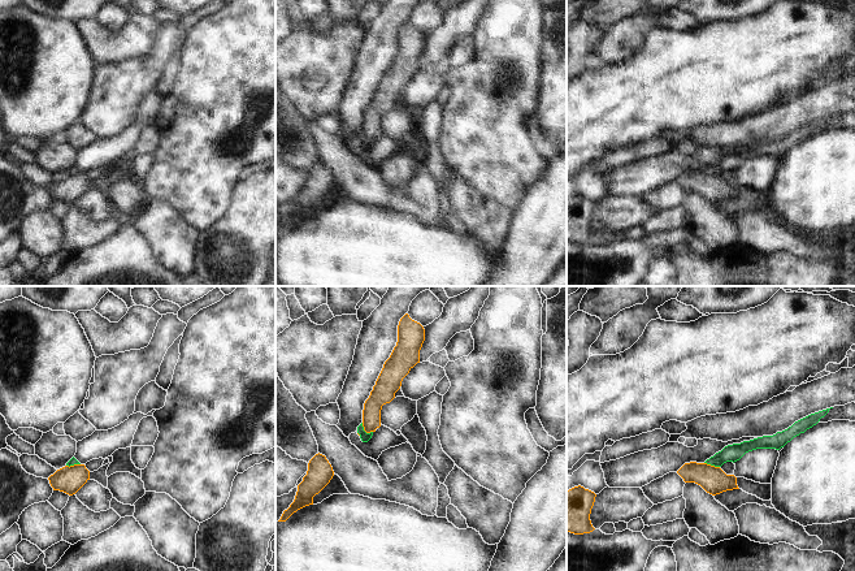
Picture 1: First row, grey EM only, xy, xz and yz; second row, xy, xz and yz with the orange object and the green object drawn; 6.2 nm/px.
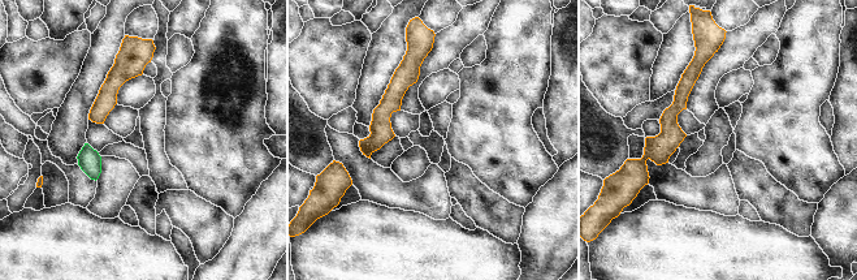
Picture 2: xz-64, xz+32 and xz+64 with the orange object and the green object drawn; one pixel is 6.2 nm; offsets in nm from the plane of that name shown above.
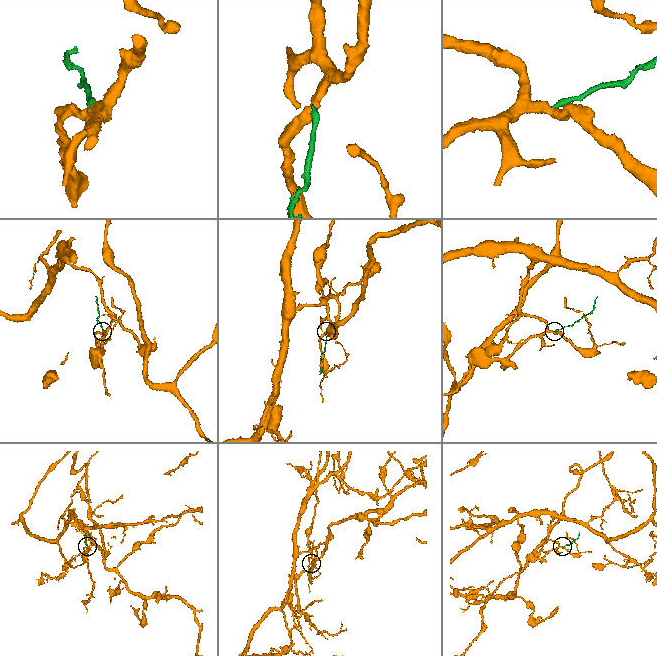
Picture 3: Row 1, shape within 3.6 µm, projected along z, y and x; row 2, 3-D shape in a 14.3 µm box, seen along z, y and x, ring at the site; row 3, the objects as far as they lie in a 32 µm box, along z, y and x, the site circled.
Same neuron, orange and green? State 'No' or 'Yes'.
No.

